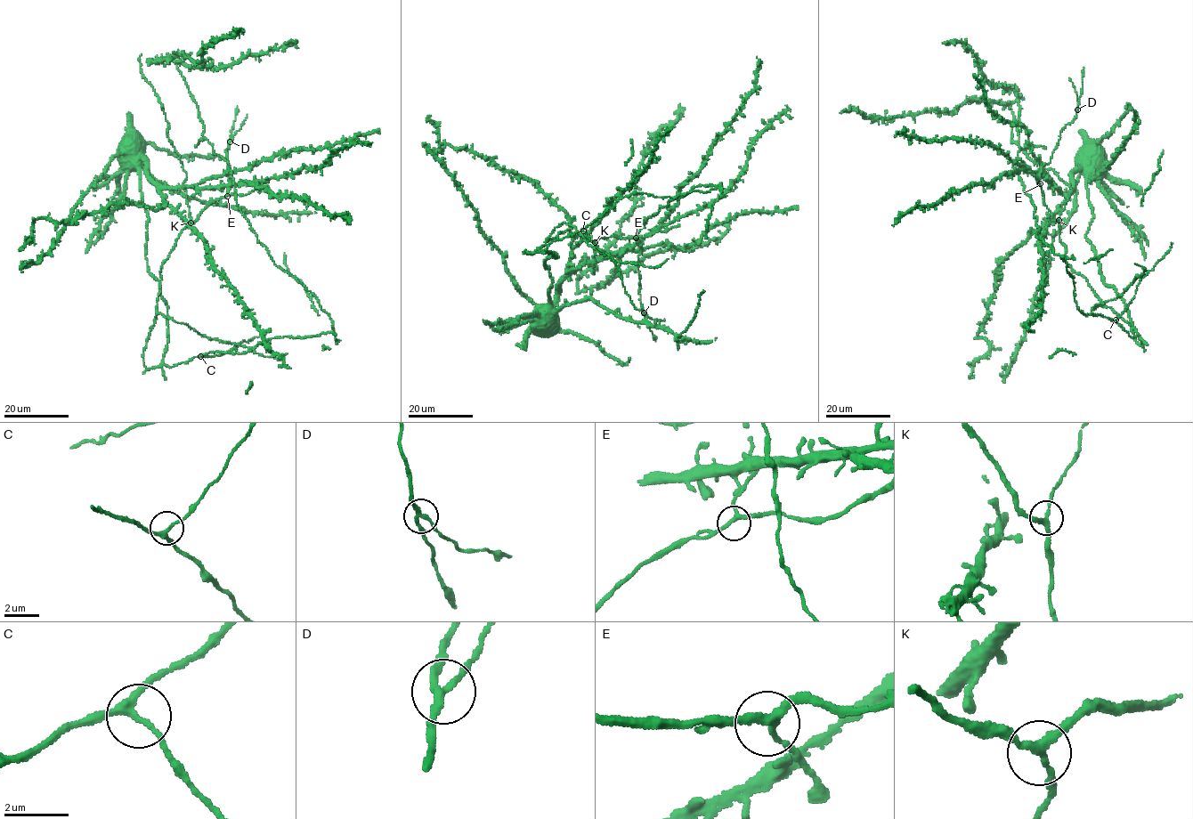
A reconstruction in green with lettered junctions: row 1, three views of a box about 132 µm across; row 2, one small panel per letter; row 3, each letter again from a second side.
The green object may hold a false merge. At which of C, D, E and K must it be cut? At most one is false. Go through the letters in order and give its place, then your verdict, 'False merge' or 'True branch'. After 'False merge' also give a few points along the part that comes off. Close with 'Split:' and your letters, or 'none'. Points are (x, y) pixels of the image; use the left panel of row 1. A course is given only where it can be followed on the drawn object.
C: Place: (200, 356). True branch
D: Place: (230, 141). False merge. Course of the part to remove: (230, 141), (247, 114)
E: Place: (227, 196). True branch
K: Place: (190, 222). True branch
Split: D

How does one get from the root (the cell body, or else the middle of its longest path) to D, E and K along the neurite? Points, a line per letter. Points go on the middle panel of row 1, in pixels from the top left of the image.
D: (545, 320), (544, 310), (558, 293), (556, 284), (572, 271), (638, 243), (638, 292), (644, 312)
E: (545, 320), (544, 310), (551, 305), (558, 293), (556, 284), (581, 265), (629, 249), (637, 242), (636, 238)
K: (545, 320), (544, 310), (558, 293), (556, 284), (581, 265), (637, 242), (615, 236), (595, 242)

